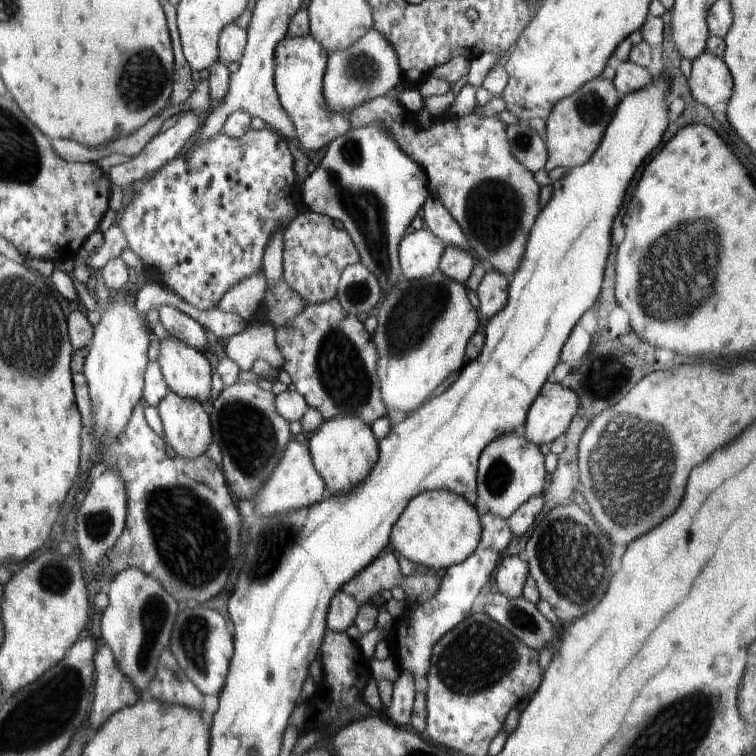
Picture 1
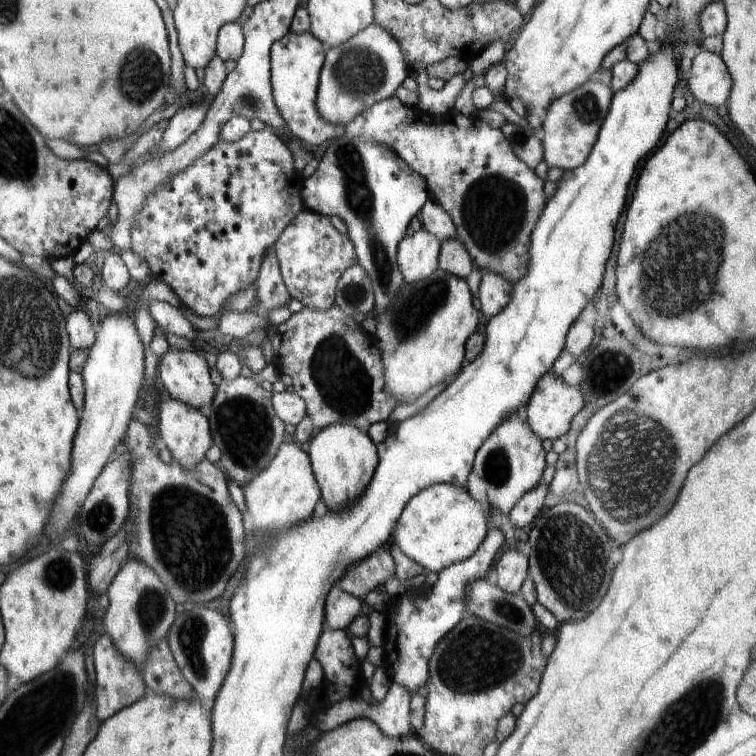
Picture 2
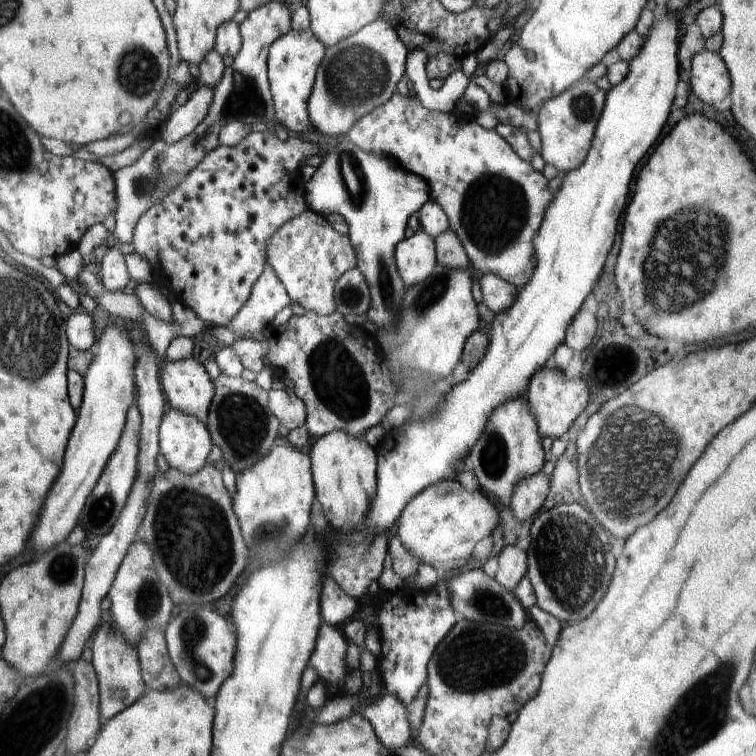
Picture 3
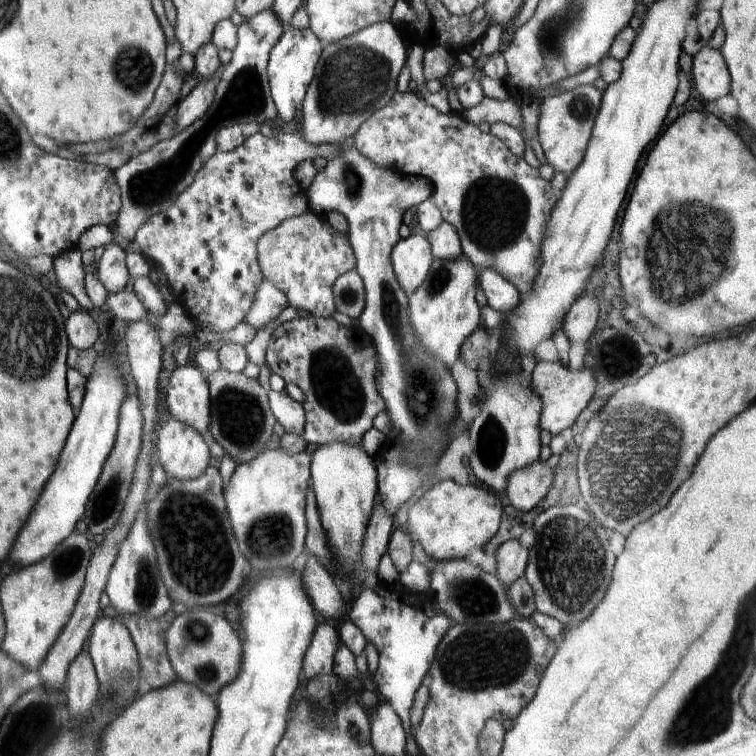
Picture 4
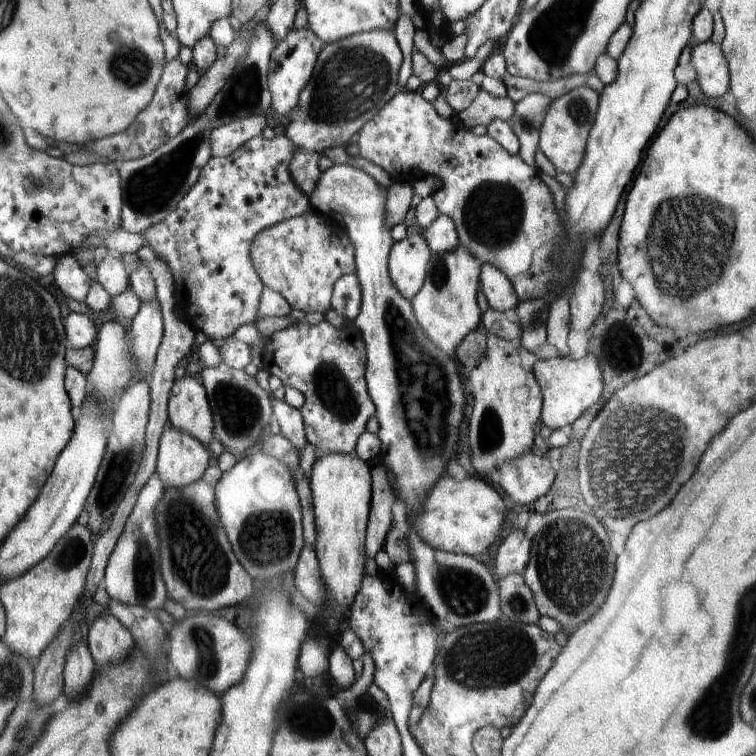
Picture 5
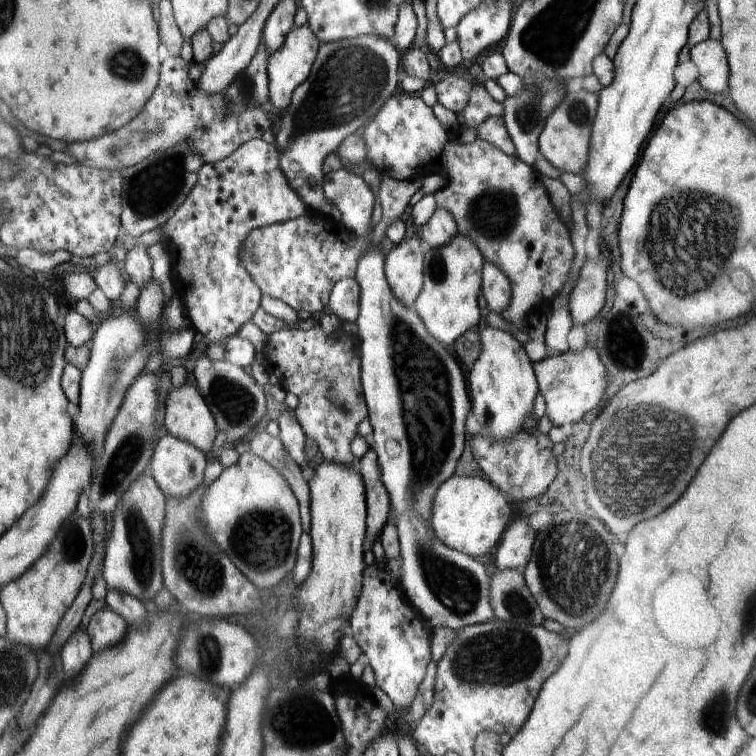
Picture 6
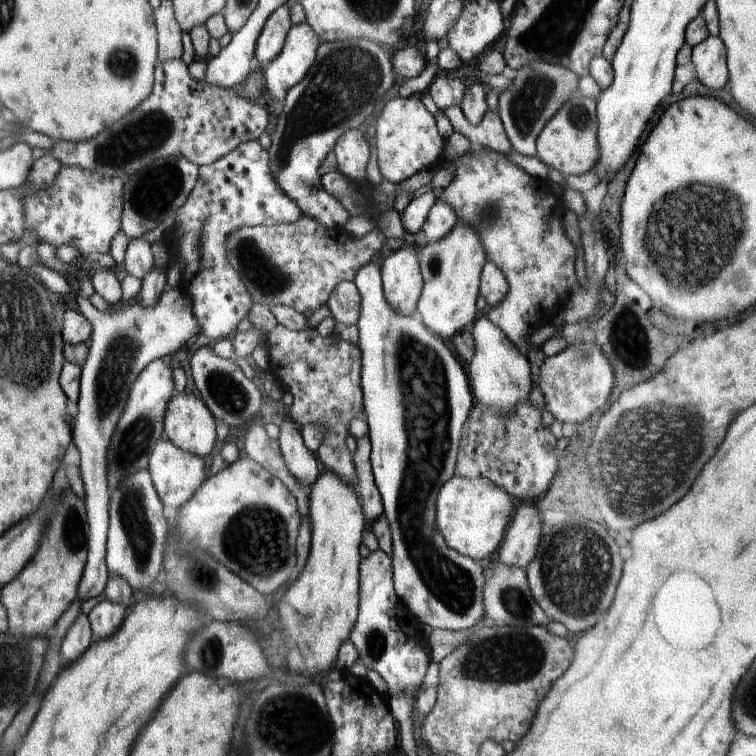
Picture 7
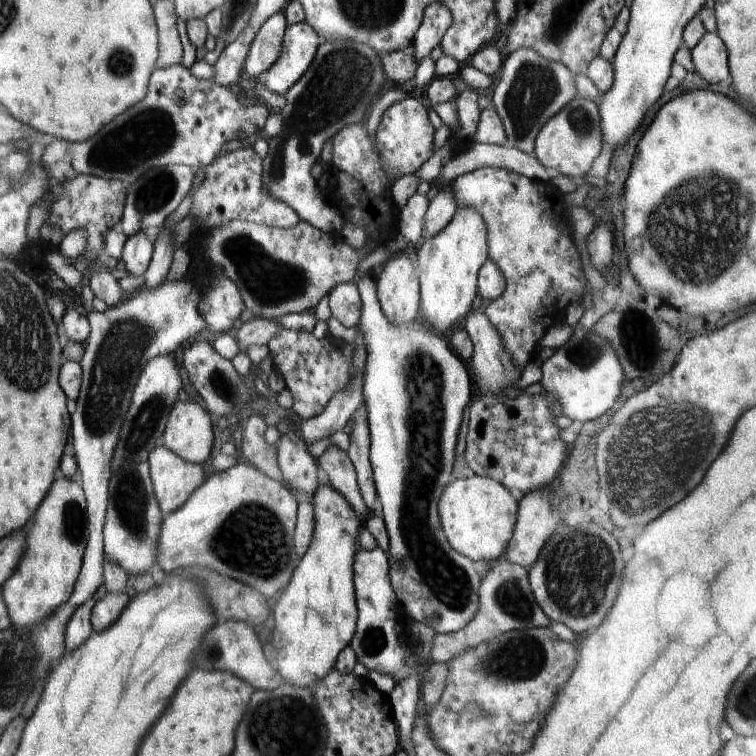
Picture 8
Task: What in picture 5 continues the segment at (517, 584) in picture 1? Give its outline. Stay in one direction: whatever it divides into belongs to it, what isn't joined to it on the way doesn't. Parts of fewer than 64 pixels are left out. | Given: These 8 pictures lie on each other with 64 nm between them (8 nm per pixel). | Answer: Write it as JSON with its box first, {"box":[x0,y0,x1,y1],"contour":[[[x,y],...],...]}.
{"box":[494,528,531,578],"contour":[[[521,528],[512,529],[500,544],[494,560],[494,570],[499,578],[508,574],[523,574],[530,558],[531,541]]]}

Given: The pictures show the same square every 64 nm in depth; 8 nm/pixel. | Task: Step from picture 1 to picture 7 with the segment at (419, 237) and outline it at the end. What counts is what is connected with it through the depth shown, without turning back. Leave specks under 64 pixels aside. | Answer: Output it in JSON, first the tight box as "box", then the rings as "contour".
{"box":[381,244,423,316],"contour":[[[412,244],[394,247],[381,267],[384,298],[396,312],[416,316],[417,302],[423,286],[417,248]]]}

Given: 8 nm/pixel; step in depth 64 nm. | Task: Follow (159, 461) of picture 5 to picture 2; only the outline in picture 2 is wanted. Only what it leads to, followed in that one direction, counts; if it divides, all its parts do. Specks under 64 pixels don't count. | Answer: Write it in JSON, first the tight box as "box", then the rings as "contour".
{"box":[157,398,213,470],"contour":[[[173,398],[162,400],[158,404],[157,436],[168,448],[172,460],[186,470],[194,470],[194,466],[198,466],[202,460],[206,459],[206,452],[213,445],[207,416],[204,416],[200,410]]]}

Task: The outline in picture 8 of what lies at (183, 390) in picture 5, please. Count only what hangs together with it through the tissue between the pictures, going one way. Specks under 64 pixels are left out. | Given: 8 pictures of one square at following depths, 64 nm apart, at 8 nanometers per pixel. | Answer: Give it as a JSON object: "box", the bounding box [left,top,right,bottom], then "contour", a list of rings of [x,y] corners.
{"box":[163,402,214,464],"contour":[[[176,402],[165,424],[163,445],[190,464],[204,464],[214,442],[214,428],[208,415],[196,402]]]}

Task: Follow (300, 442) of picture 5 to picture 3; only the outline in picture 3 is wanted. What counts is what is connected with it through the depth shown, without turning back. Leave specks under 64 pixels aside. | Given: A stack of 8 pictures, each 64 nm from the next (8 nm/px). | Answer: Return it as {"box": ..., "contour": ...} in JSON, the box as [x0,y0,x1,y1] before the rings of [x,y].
{"box":[268,388,307,431],"contour":[[[285,388],[271,389],[268,394],[270,410],[278,418],[280,424],[284,424],[291,431],[300,428],[305,423],[307,410],[296,393]]]}

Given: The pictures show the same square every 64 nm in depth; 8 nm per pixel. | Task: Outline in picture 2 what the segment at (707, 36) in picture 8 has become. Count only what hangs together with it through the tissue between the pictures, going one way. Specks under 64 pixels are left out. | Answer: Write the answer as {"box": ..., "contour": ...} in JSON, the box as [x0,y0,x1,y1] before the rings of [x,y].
{"box":[687,49,733,106],"contour":[[[702,49],[693,58],[687,82],[690,95],[712,106],[722,106],[729,99],[733,82],[721,55]]]}

